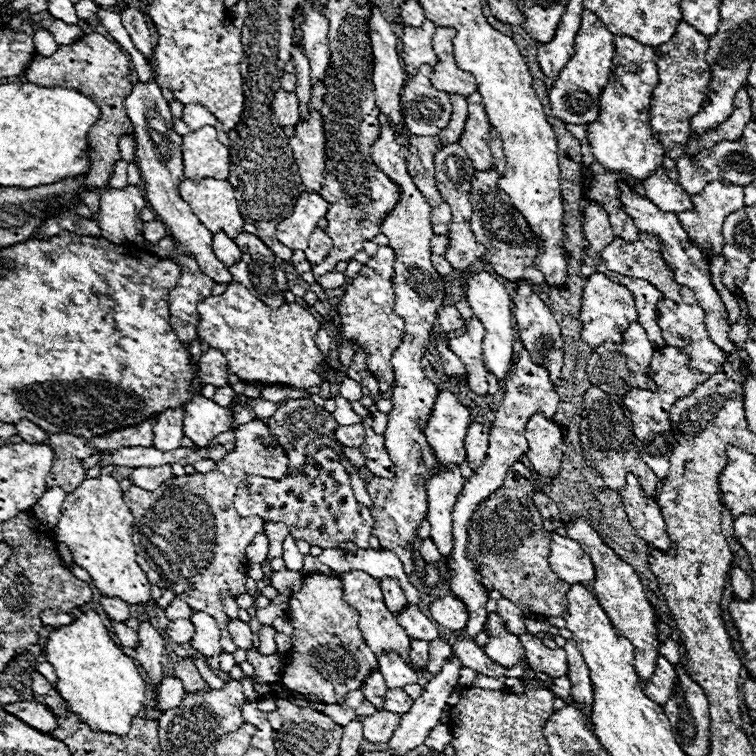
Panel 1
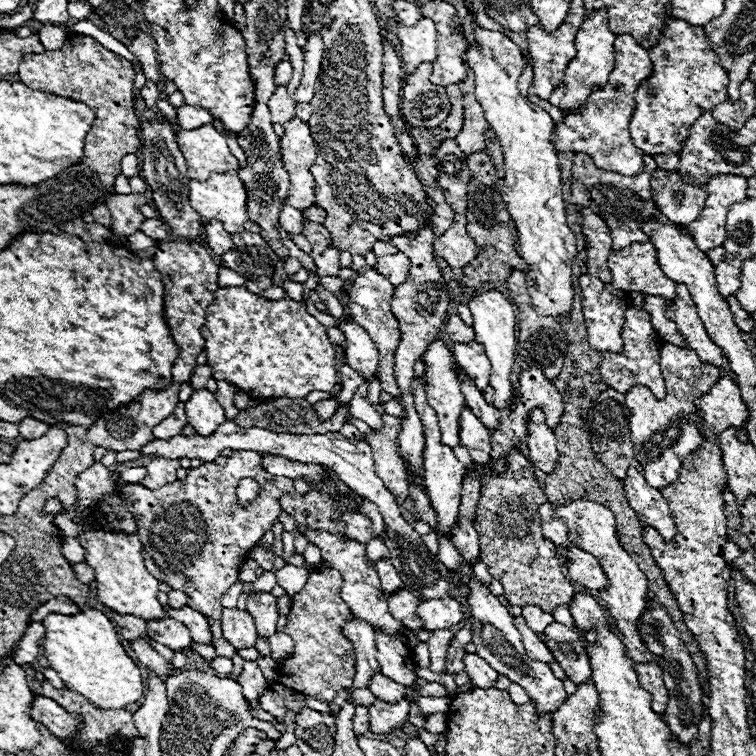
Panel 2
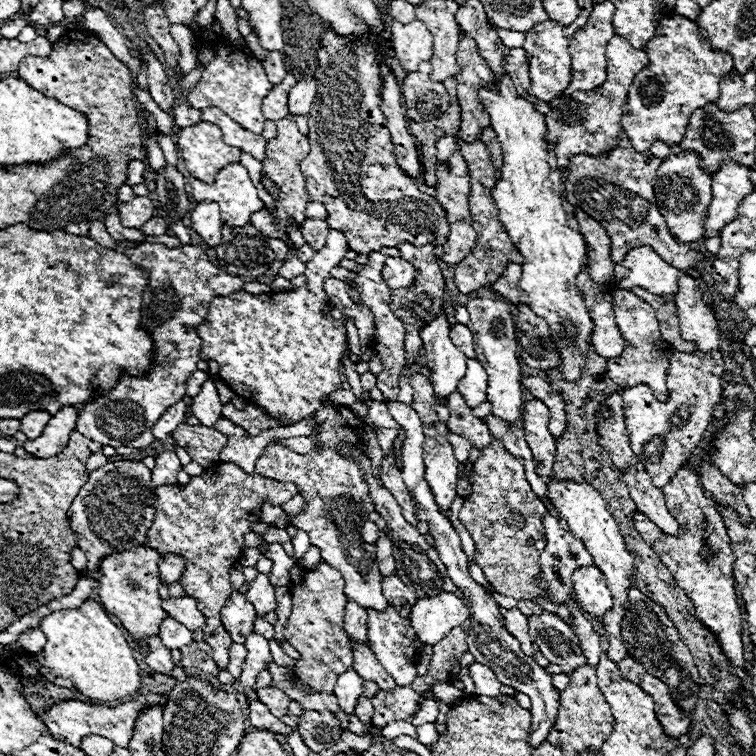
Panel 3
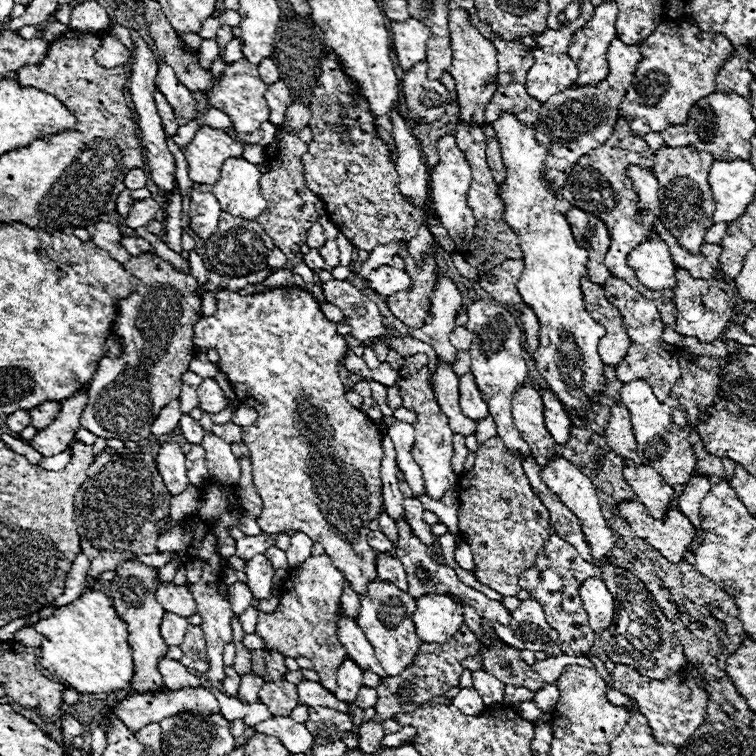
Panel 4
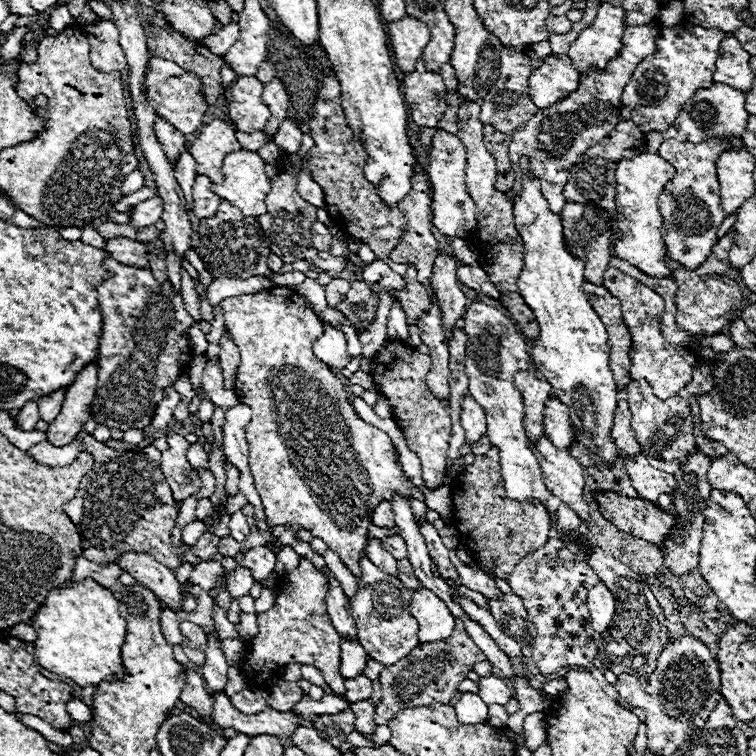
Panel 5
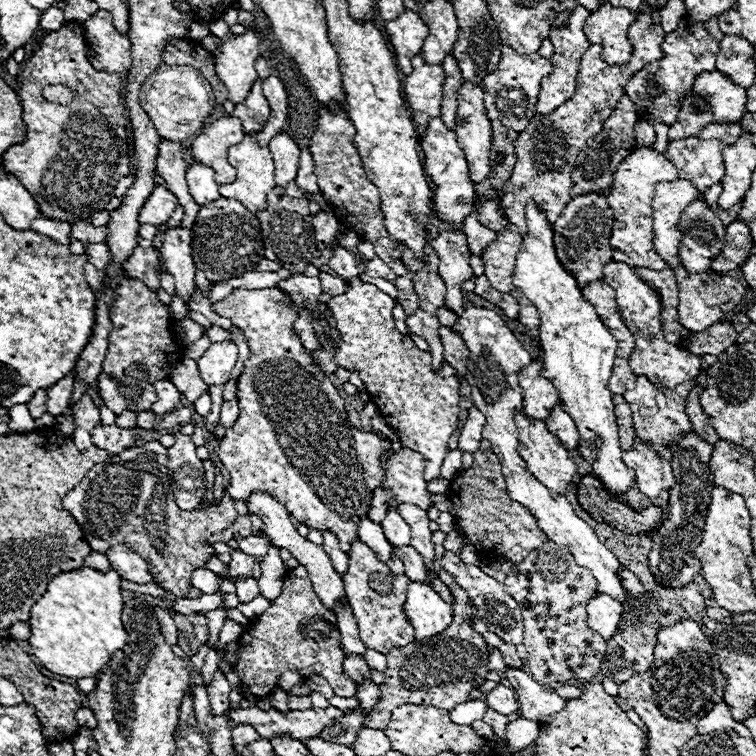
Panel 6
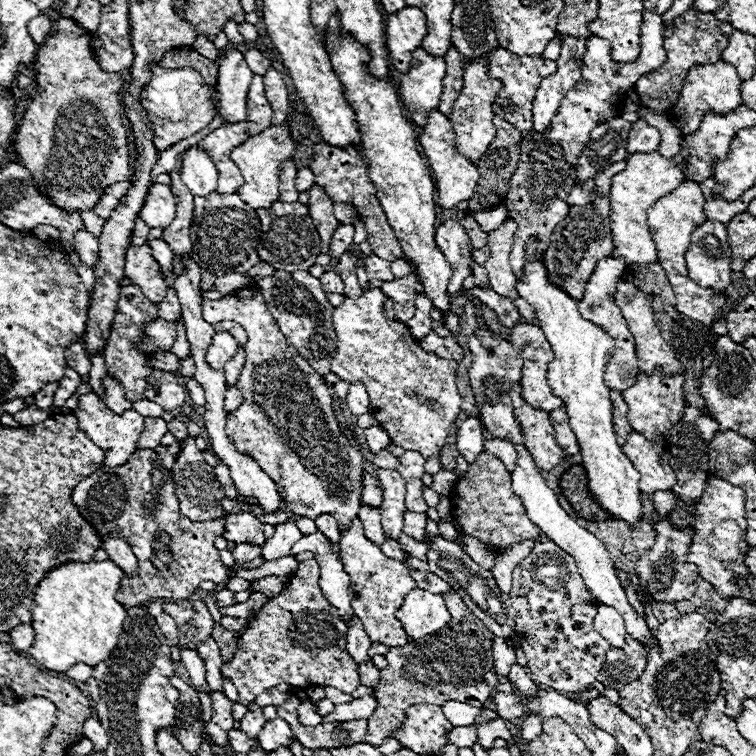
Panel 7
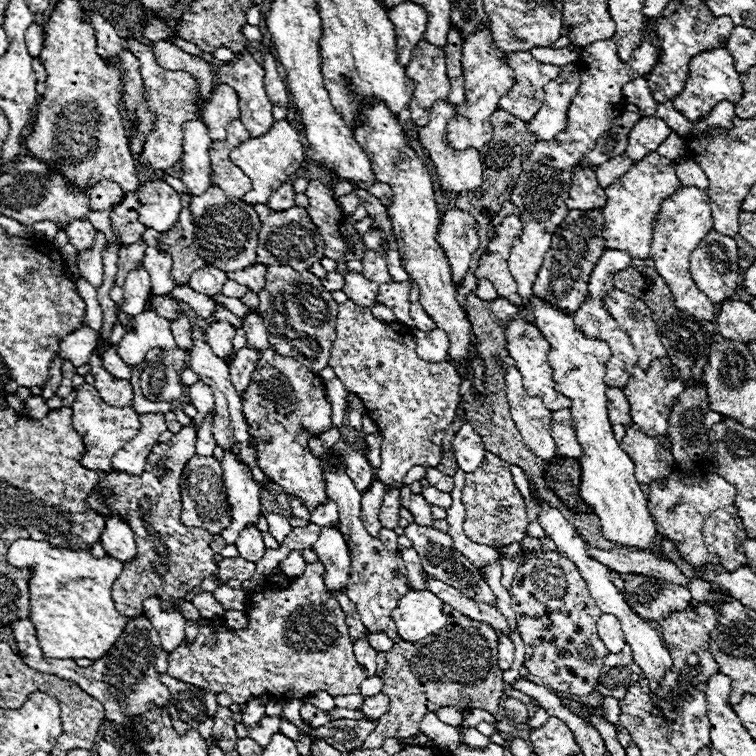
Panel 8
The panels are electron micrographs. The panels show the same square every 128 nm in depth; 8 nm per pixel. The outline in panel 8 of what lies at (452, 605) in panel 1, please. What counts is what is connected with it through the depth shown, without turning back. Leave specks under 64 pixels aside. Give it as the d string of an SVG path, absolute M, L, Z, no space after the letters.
M410 590L400 598L400 604L392 612L396 632L406 642L416 642L432 632L446 626L446 614L442 612L444 602L432 592Z

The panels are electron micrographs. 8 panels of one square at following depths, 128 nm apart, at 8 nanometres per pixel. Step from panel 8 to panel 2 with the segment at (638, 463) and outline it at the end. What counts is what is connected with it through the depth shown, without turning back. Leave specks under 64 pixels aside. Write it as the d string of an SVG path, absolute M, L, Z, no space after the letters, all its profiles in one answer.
M632 466L628 468L624 486L626 486L626 498L630 506L640 514L638 518L642 524L656 528L664 540L676 536L674 516L668 508L668 502L662 498L660 490L648 486L644 476Z

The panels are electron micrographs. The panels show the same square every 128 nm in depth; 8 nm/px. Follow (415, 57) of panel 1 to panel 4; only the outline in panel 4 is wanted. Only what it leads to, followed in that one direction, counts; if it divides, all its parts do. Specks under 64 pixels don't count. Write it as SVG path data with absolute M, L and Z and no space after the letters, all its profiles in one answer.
M408 18L406 22L392 22L390 34L398 66L402 70L410 70L416 62L426 58L426 42L430 38L430 30L422 22L414 18Z

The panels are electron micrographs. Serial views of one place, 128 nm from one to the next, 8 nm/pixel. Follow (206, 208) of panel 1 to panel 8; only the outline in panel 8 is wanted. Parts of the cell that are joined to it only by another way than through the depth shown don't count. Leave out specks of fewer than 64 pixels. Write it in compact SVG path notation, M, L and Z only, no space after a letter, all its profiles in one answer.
M278 120L278 122L274 122L274 126L264 136L250 138L248 142L242 142L238 148L234 148L230 152L230 158L252 180L252 190L248 194L244 194L242 200L246 204L266 204L268 198L286 180L290 180L292 174L296 174L296 170L300 168L300 164L304 160L304 148L298 142L298 132L286 120Z

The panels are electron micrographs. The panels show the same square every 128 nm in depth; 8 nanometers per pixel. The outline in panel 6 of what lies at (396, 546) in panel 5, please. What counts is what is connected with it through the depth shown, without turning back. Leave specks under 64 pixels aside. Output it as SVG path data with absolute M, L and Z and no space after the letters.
M404 546L404 548L396 548L396 554L398 558L404 562L406 566L406 576L412 580L412 582L424 582L424 584L430 584L432 578L438 578L438 574L434 570L428 570L422 556L412 548L412 546Z

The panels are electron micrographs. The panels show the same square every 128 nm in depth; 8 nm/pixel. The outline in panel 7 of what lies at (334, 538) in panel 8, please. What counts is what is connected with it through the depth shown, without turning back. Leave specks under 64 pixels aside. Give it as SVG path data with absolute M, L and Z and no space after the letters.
M318 530L314 534L308 534L306 540L298 540L290 554L298 554L298 552L314 552L316 554L316 562L320 562L320 588L324 590L324 596L328 598L328 602L332 602L332 606L336 606L340 610L340 616L344 620L348 620L354 612L350 608L350 600L352 600L352 590L350 590L350 578L344 570L342 558L332 550L330 540Z

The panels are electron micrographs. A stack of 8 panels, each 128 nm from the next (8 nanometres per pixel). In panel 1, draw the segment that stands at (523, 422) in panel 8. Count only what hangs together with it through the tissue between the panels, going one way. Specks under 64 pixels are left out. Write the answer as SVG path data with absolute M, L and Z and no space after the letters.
M576 518L576 520L570 520L568 524L564 524L564 528L566 528L566 536L576 540L578 546L592 558L592 562L596 566L596 580L594 580L592 592L596 594L596 598L598 598L600 606L606 610L606 614L612 618L612 624L616 626L616 630L620 630L620 634L624 634L632 642L636 672L640 674L640 682L646 682L652 676L652 670L654 670L660 654L658 654L658 632L656 632L656 624L654 624L654 608L652 608L650 600L646 598L640 576L628 562L624 562L622 558L618 558L614 554L614 550L602 540L600 532L592 528L590 520Z

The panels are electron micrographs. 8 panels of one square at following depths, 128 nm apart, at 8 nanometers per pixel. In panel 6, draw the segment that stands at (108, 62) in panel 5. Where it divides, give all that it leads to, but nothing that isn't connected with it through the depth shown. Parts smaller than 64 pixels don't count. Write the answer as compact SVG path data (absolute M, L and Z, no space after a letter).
M98 10L96 16L86 20L82 26L88 46L88 60L96 70L116 74L130 70L130 40L114 28L110 12Z

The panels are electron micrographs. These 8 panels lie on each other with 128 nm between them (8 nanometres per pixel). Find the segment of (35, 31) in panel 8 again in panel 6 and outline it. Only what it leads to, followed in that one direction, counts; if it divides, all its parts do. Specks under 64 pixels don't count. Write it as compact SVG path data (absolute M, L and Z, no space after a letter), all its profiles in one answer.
M48 8L46 12L42 12L42 18L40 18L40 28L42 30L58 30L58 26L64 24L64 12L60 8Z

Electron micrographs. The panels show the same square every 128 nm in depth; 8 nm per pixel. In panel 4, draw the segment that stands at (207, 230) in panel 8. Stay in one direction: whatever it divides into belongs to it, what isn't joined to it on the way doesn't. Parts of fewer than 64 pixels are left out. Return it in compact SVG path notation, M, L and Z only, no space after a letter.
M222 210L218 230L208 240L200 242L198 252L202 252L206 266L218 272L220 276L248 276L266 268L266 258L272 250L274 250L274 242L268 238L268 234L260 228L256 220L236 218L230 212Z

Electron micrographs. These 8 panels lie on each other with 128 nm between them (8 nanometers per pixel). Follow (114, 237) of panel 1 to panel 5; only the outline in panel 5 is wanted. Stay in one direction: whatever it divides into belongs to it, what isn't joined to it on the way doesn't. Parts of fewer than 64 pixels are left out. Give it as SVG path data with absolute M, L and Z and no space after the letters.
M152 196L152 198L140 202L140 204L136 204L132 208L130 224L134 228L140 228L140 226L156 224L160 218L162 218L162 198L160 196Z

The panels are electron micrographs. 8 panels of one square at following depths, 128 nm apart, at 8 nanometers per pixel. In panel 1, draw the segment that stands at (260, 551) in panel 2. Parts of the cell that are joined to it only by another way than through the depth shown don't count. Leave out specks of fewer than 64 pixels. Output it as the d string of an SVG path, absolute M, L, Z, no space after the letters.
M284 569L273 573L271 586L280 594L290 597L293 593L300 590L305 575L302 572Z

